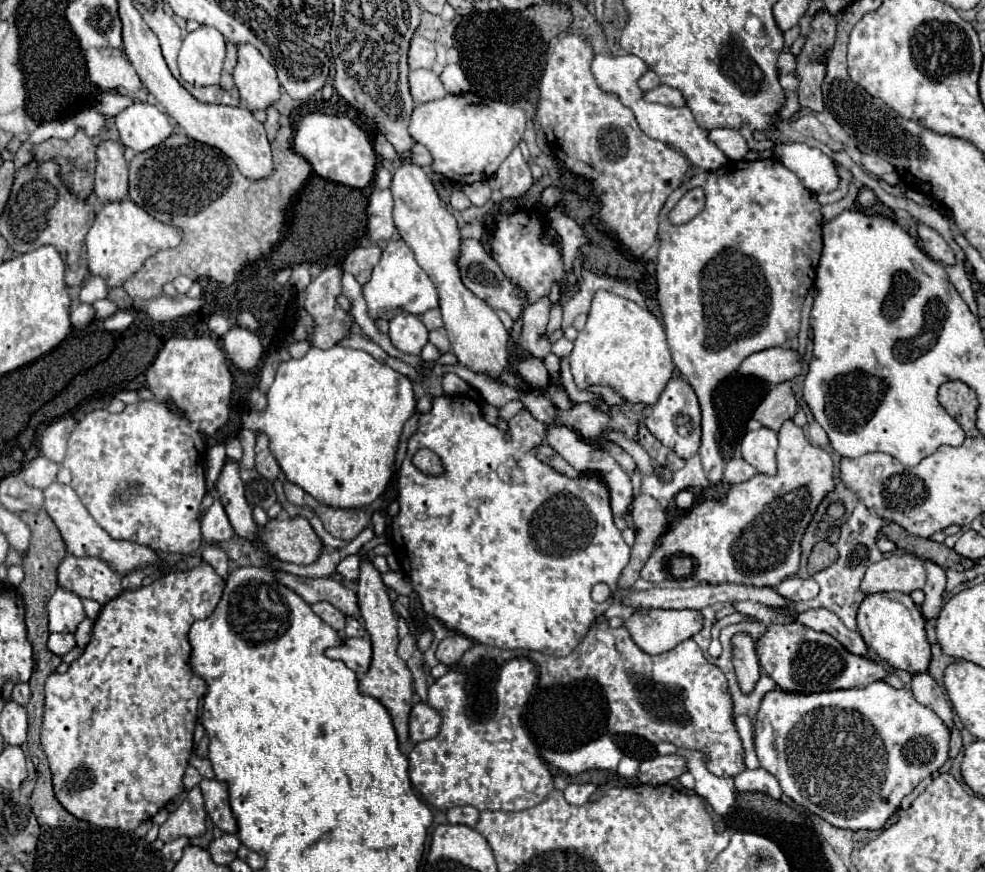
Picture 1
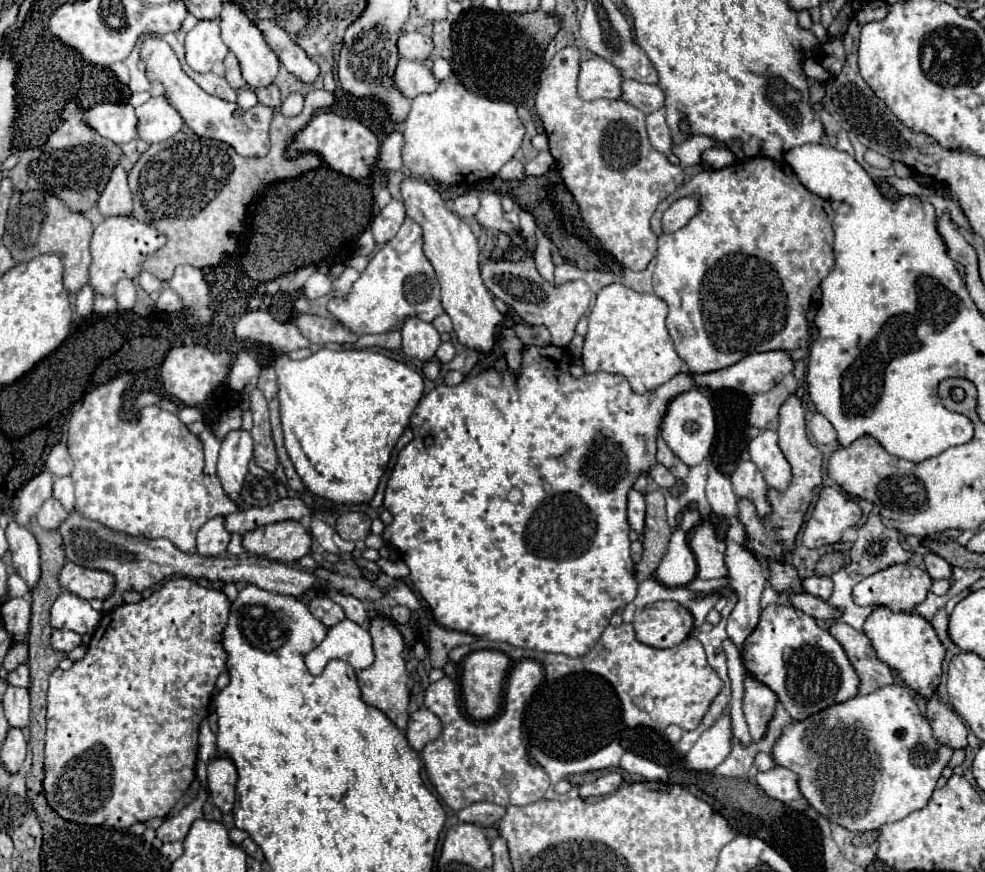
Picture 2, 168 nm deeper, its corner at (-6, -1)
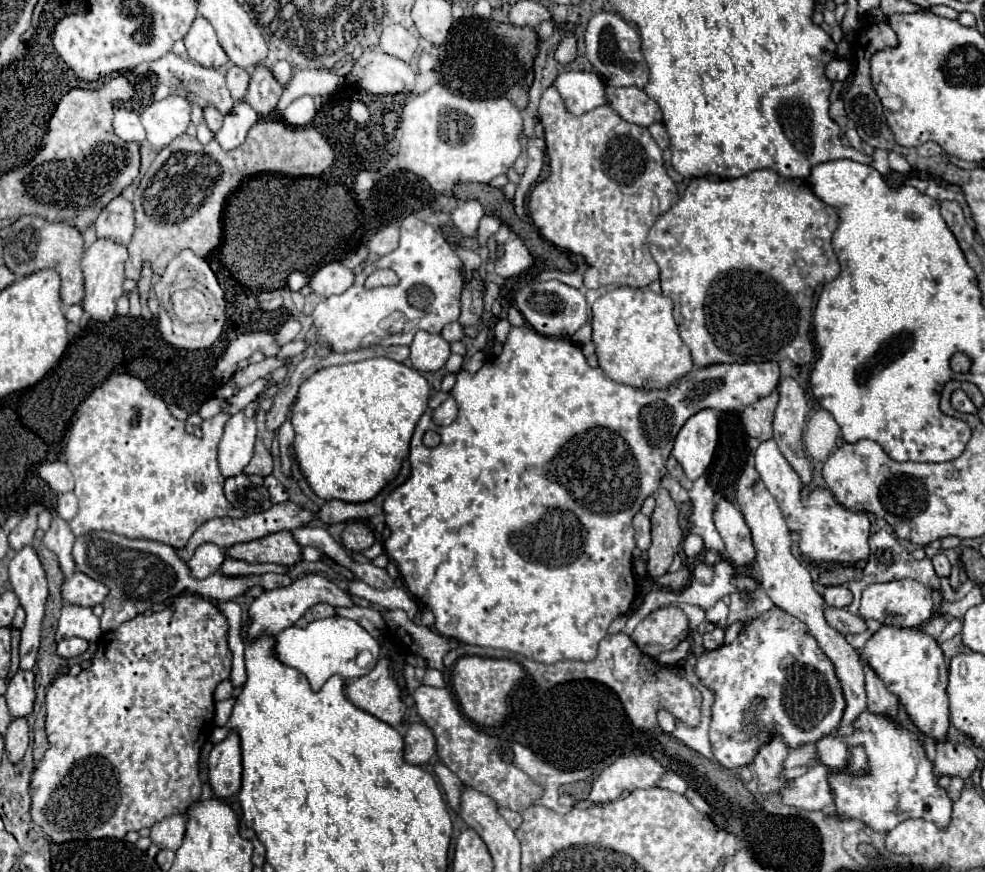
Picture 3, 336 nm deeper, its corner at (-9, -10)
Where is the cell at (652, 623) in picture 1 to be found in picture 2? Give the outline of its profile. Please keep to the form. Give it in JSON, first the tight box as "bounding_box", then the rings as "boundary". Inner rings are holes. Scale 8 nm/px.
{"bounding_box":[633,600,693,648],"boundary":[[[663,600],[637,610],[633,626],[639,642],[653,648],[671,648],[689,636],[693,616],[679,602]]]}

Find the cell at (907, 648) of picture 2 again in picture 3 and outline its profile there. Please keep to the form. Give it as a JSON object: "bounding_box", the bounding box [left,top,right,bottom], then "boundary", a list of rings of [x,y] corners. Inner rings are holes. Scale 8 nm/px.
{"bounding_box":[862,625,950,741],"boundary":[[[882,625],[868,639],[866,647],[862,649],[862,657],[884,681],[884,685],[894,695],[898,695],[914,725],[922,733],[934,737],[936,741],[942,741],[942,737],[946,737],[948,733],[950,721],[948,721],[948,695],[946,695],[948,667],[940,645],[920,629]]]}

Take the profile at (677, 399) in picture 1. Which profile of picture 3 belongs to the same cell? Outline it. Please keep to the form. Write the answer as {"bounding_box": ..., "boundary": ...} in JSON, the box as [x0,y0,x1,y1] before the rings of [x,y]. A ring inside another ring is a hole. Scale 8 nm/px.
{"bounding_box":[672,409,718,481],"boundary":[[[702,409],[694,413],[678,431],[672,455],[684,467],[690,481],[704,475],[718,443],[718,413]]]}

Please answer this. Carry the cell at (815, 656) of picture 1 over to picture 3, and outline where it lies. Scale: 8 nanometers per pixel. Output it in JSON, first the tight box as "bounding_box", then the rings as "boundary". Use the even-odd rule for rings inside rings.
{"bounding_box":[696,607,846,769],"boundary":[[[772,607],[758,619],[750,621],[732,645],[722,645],[714,651],[706,651],[698,659],[696,675],[716,693],[716,701],[712,705],[710,745],[714,759],[726,769],[740,769],[742,765],[750,765],[758,745],[766,743],[772,733],[780,733],[788,747],[816,743],[820,737],[830,735],[840,727],[846,709],[834,663],[818,647],[806,625],[778,607]]]}

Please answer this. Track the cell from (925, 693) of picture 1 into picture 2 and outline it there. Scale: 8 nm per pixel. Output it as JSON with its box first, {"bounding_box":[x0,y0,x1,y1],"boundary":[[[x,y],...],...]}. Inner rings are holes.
{"bounding_box":[927,696,967,750],"boundary":[[[937,696],[927,702],[927,720],[931,724],[935,740],[953,750],[967,748],[967,728],[963,720],[945,704],[939,702]]]}

